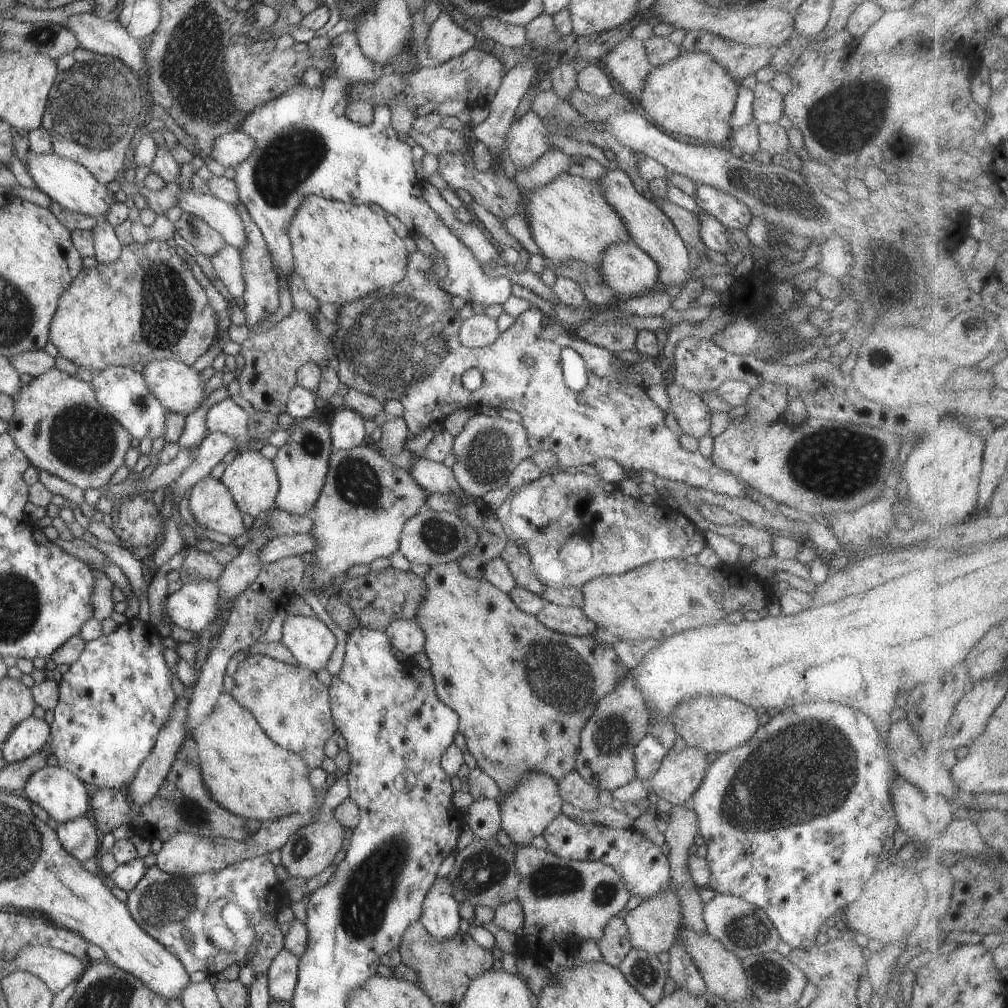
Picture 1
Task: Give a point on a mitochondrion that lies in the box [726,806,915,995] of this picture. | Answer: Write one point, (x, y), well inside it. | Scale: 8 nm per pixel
(771, 975)

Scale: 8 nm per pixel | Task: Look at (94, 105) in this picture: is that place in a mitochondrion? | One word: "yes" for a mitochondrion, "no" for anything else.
yes

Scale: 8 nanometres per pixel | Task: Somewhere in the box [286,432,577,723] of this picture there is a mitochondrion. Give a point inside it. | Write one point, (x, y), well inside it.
(356, 482)

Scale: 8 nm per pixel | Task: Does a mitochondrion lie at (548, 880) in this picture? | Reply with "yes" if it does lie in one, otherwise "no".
yes

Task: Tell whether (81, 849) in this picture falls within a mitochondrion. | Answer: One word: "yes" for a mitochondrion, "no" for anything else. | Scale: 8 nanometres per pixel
no

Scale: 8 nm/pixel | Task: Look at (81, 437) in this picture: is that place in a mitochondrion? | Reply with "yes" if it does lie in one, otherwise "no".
yes

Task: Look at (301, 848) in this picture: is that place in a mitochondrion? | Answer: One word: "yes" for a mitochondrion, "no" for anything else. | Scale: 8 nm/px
yes

